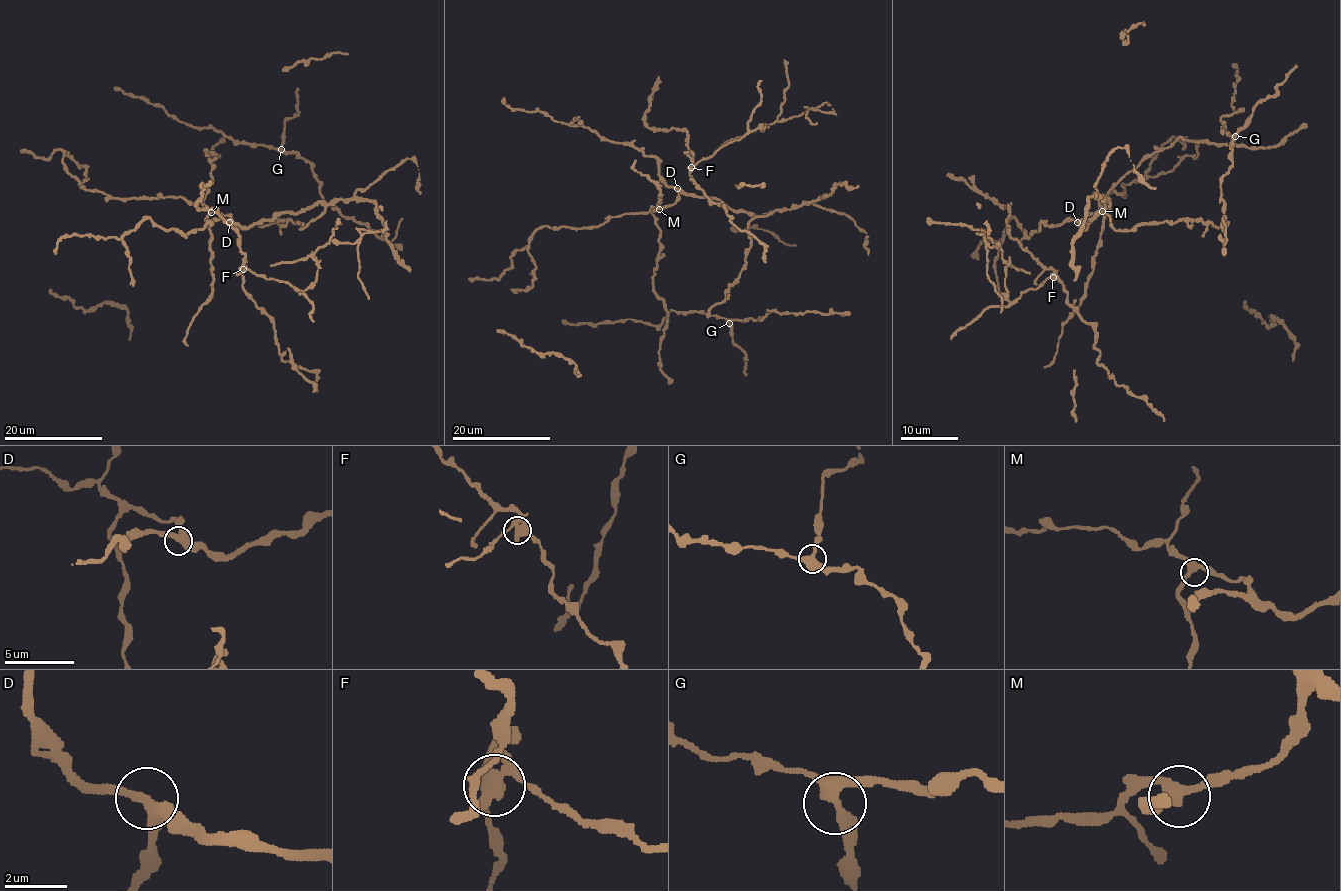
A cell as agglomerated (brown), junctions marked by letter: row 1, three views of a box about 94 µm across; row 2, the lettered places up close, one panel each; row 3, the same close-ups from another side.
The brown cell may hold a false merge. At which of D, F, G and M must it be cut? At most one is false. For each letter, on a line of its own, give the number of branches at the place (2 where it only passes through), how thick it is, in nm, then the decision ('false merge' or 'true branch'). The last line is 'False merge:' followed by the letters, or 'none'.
D: branches 3; calibre 340 nm; true branch
F: branches 3; calibre 400 nm; false merge
G: branches 3; calibre 380 nm; true branch
M: branches 3; calibre 360 nm; true branch
False merge: F

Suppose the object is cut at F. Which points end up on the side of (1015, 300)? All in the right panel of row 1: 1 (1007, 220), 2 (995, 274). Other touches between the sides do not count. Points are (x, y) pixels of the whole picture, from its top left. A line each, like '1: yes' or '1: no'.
1: no
2: no

